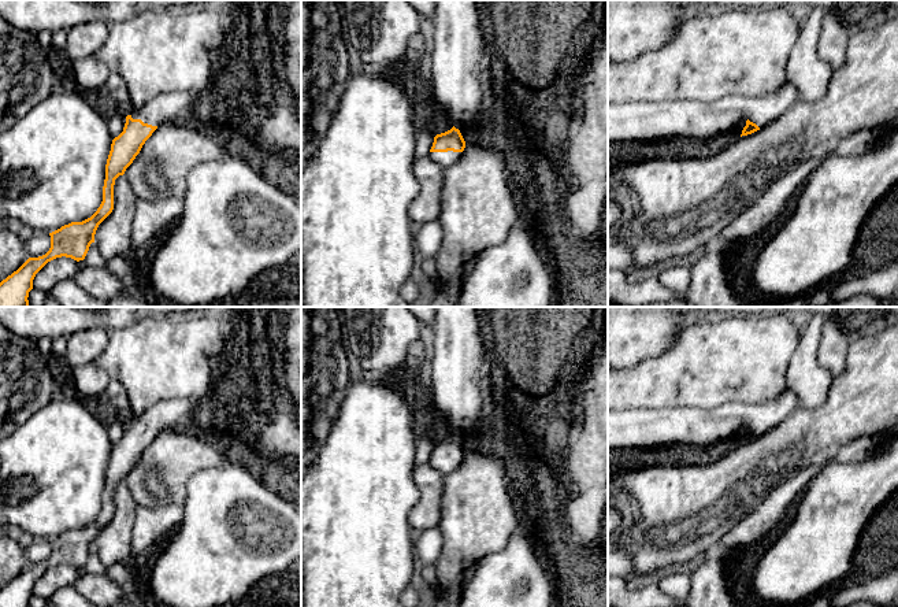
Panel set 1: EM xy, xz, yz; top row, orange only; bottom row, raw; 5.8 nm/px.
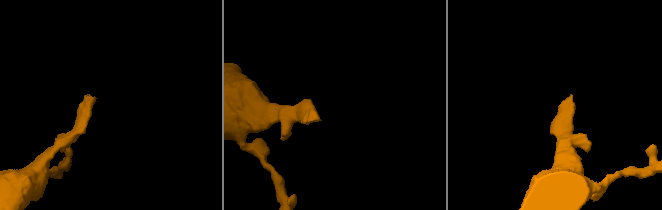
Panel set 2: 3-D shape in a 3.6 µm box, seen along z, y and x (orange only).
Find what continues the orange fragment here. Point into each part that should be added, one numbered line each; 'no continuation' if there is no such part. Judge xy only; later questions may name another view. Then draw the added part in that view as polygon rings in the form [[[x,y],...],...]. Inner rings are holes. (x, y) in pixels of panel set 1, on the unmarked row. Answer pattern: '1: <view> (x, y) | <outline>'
1: xy (166, 414) | [[[174,397],[160,400],[133,419],[131,425],[141,426],[144,430],[152,433],[175,429],[190,418],[193,407],[194,401],[189,399]]]

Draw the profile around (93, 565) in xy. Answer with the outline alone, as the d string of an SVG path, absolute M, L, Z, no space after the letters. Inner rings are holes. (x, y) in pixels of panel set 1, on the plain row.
M92 549L89 554L89 558L84 566L85 571L89 574L103 574L105 573L108 569L103 565L103 562L100 560L96 549Z

